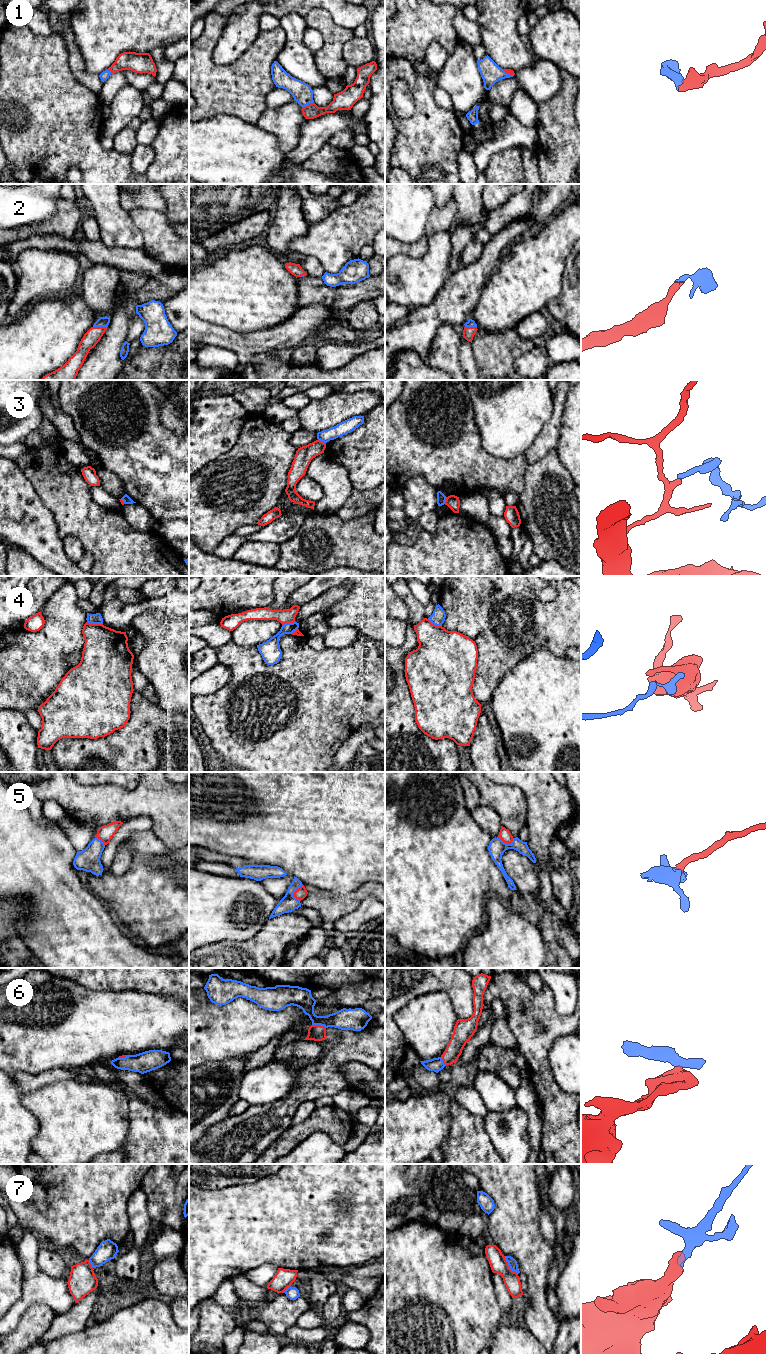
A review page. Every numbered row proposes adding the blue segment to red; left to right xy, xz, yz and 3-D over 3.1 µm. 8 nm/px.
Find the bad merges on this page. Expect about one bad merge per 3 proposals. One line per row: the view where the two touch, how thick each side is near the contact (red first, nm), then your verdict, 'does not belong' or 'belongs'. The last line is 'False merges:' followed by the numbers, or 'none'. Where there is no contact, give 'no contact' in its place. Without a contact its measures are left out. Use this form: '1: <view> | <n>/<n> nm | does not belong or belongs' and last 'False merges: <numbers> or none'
1: xz | 120/160 nm | belongs
2: xy | 120/80 nm | belongs
3: xz | 140/110 nm | does not belong
4: xy | 360/80 nm | does not belong
5: xz | 90/140 nm | does not belong
6: xz | 130/180 nm | belongs
7: yz | 140/70 nm | belongs
False merges: 3, 4, 5

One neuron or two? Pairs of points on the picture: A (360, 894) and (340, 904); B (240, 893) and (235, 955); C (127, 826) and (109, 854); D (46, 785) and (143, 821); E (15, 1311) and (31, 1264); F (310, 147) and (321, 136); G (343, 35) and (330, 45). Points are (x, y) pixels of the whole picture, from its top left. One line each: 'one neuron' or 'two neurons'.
A: one neuron
B: two neurons
C: one neuron
D: two neurons
E: one neuron
F: one neuron
G: one neuron

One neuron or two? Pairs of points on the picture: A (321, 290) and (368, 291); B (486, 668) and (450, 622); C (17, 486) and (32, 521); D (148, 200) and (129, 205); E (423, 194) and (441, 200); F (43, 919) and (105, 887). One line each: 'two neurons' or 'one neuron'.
A: one neuron
B: one neuron
C: one neuron
D: one neuron
E: two neurons
F: two neurons

